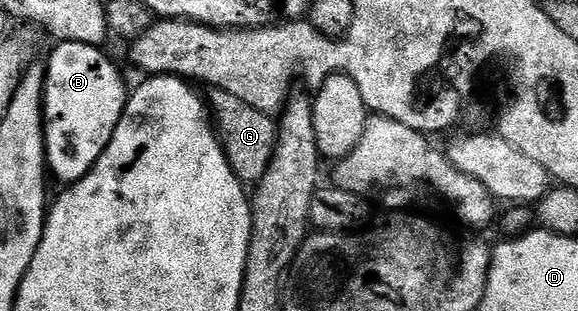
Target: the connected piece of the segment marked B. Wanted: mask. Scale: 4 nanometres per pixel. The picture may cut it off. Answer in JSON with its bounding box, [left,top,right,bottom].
[45,41,127,183]

